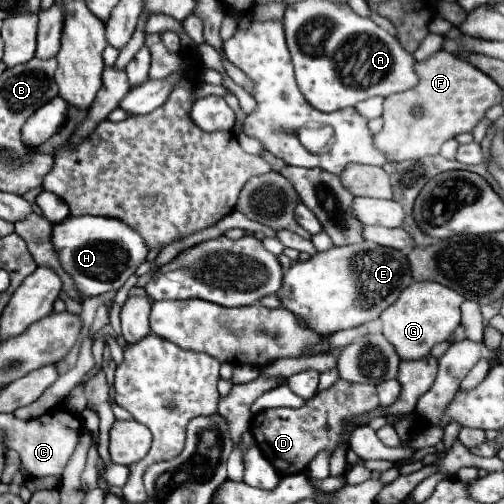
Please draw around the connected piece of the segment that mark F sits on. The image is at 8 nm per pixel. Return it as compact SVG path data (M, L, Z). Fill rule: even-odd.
M443 50L417 62L415 74L419 76L419 84L415 88L393 94L385 98L383 104L383 128L375 134L373 144L387 162L419 160L439 154L445 140L455 138L461 132L471 132L485 116L487 108L499 104L503 96L503 90L487 74L471 66L467 60ZM417 106L421 108L421 116L413 114Z

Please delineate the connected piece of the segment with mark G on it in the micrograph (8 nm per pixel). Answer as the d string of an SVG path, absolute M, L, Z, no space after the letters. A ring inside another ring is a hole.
M429 280L413 282L401 290L395 304L391 304L387 310L383 310L383 314L381 314L383 336L395 346L401 360L425 358L435 344L445 342L459 326L459 322L461 322L459 308L461 308L463 300L465 298L457 290L447 288L439 282L429 282Z

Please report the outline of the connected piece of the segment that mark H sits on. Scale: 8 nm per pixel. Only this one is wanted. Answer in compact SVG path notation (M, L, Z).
M69 216L65 222L53 226L51 240L63 270L71 274L83 296L97 296L109 290L119 290L149 254L149 246L139 236L139 232L115 218Z

